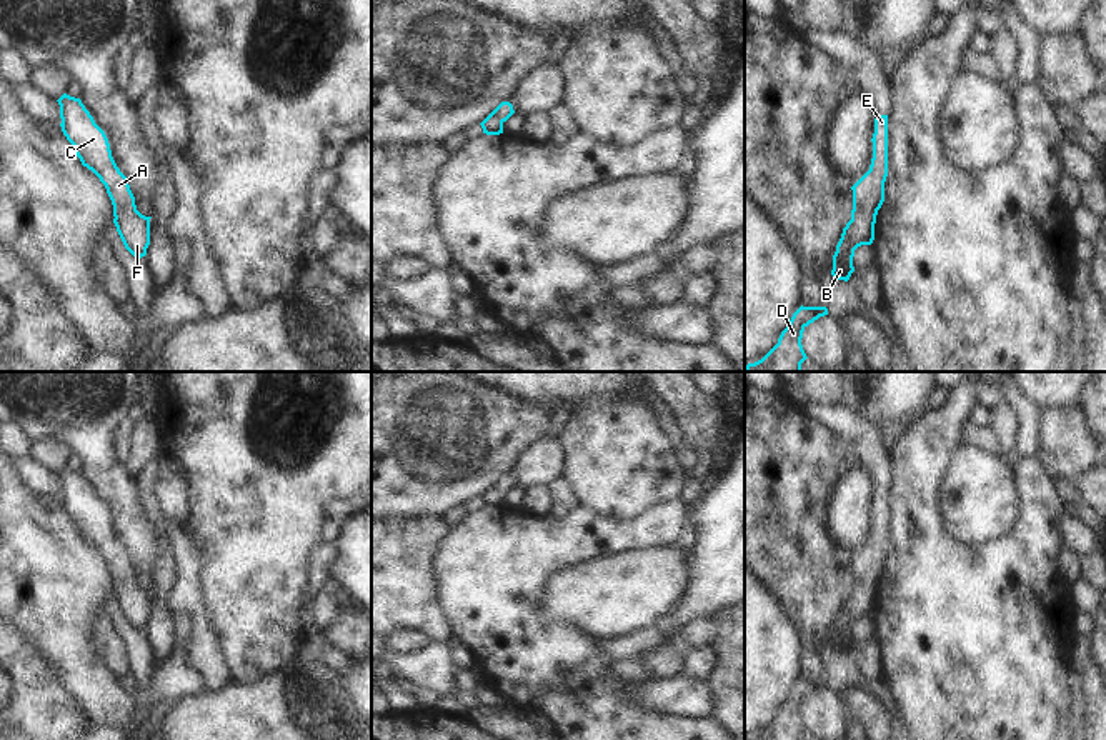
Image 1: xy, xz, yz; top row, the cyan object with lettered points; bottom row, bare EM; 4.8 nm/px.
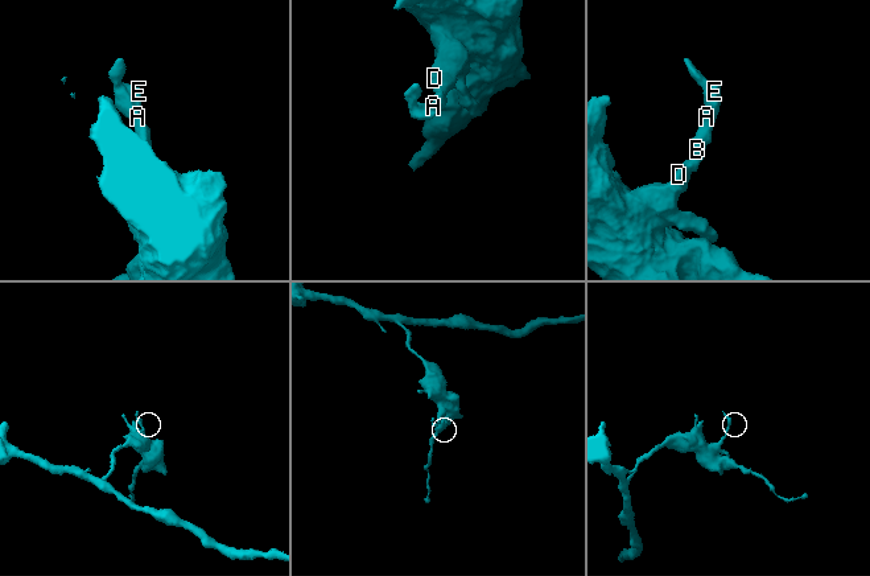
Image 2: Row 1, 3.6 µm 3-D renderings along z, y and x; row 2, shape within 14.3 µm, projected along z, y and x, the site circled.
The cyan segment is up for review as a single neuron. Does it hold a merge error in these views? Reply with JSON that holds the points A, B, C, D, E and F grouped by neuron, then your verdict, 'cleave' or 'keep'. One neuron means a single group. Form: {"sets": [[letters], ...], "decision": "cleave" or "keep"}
{"sets": [["A", "B", "C", "D", "E", "F"]], "decision": "keep"}

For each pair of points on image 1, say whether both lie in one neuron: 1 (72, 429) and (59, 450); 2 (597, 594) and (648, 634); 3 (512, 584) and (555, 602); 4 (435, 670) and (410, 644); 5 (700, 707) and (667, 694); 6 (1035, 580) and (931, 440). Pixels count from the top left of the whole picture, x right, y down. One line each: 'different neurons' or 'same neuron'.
1: different neurons
2: different neurons
3: different neurons
4: different neurons
5: same neuron
6: same neuron

